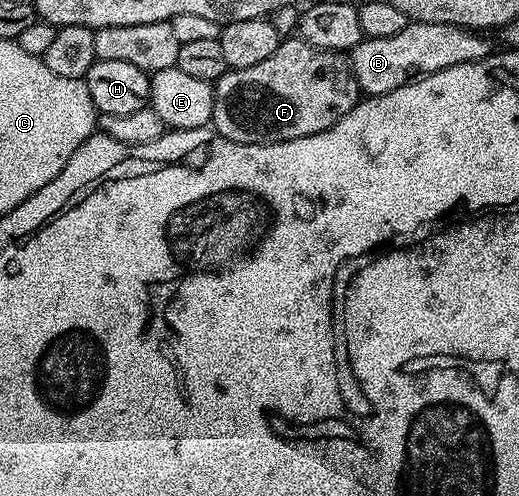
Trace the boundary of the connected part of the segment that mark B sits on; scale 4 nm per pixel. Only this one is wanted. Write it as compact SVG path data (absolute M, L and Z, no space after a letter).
M408 22L402 33L394 37L361 39L350 52L350 66L365 96L385 95L423 76L433 75L454 65L482 61L493 54L494 47L483 34L454 25L430 25Z

